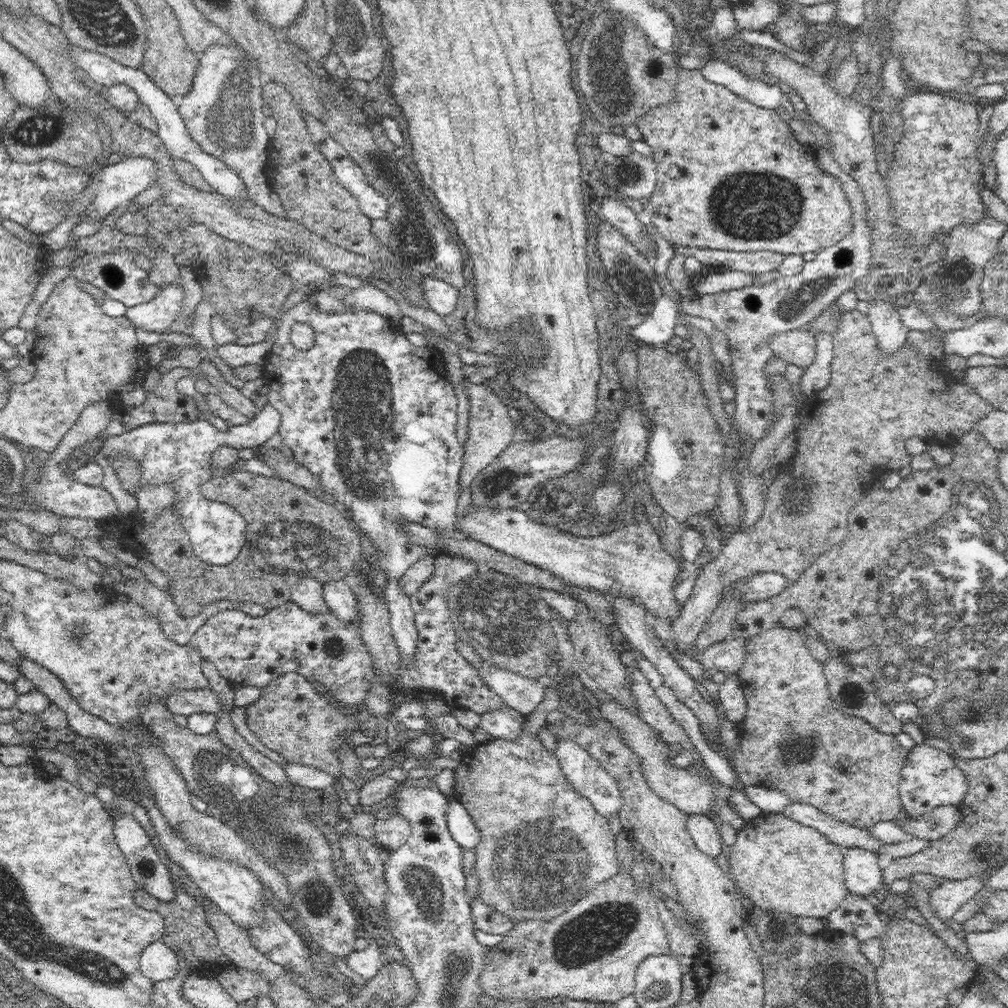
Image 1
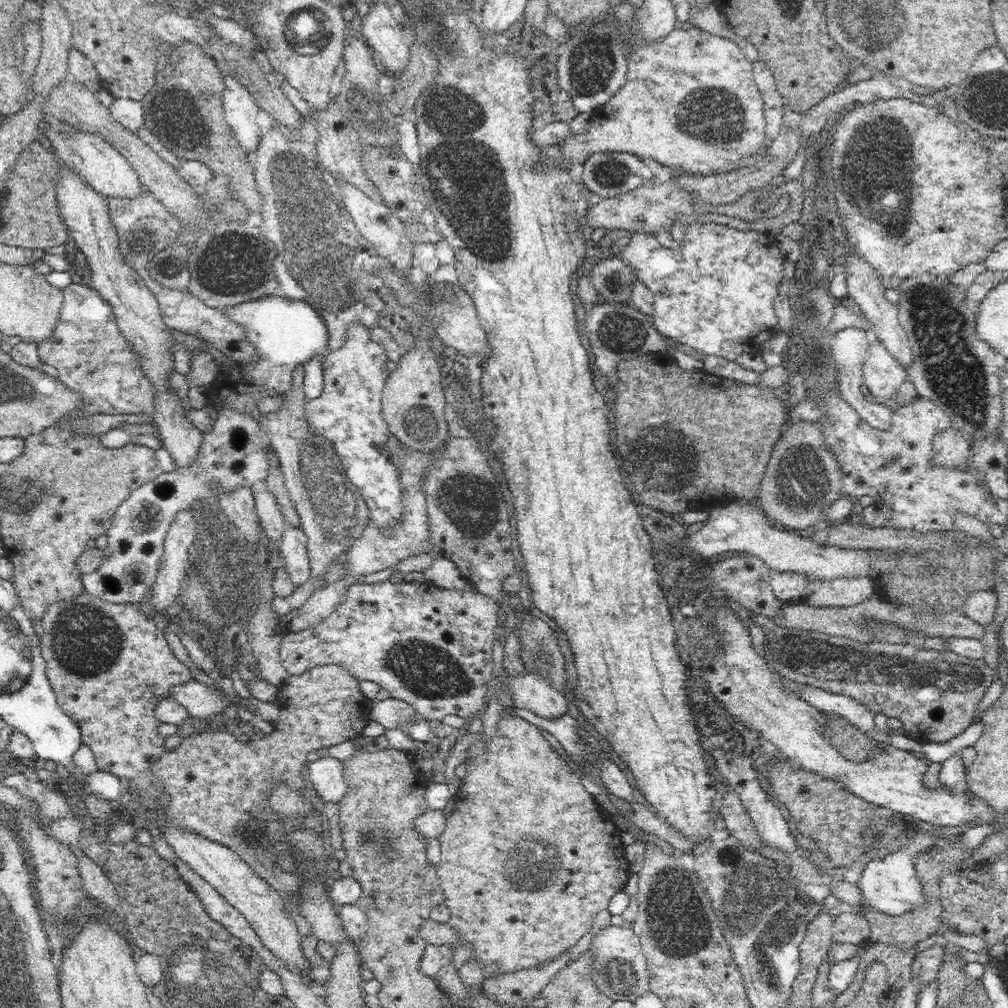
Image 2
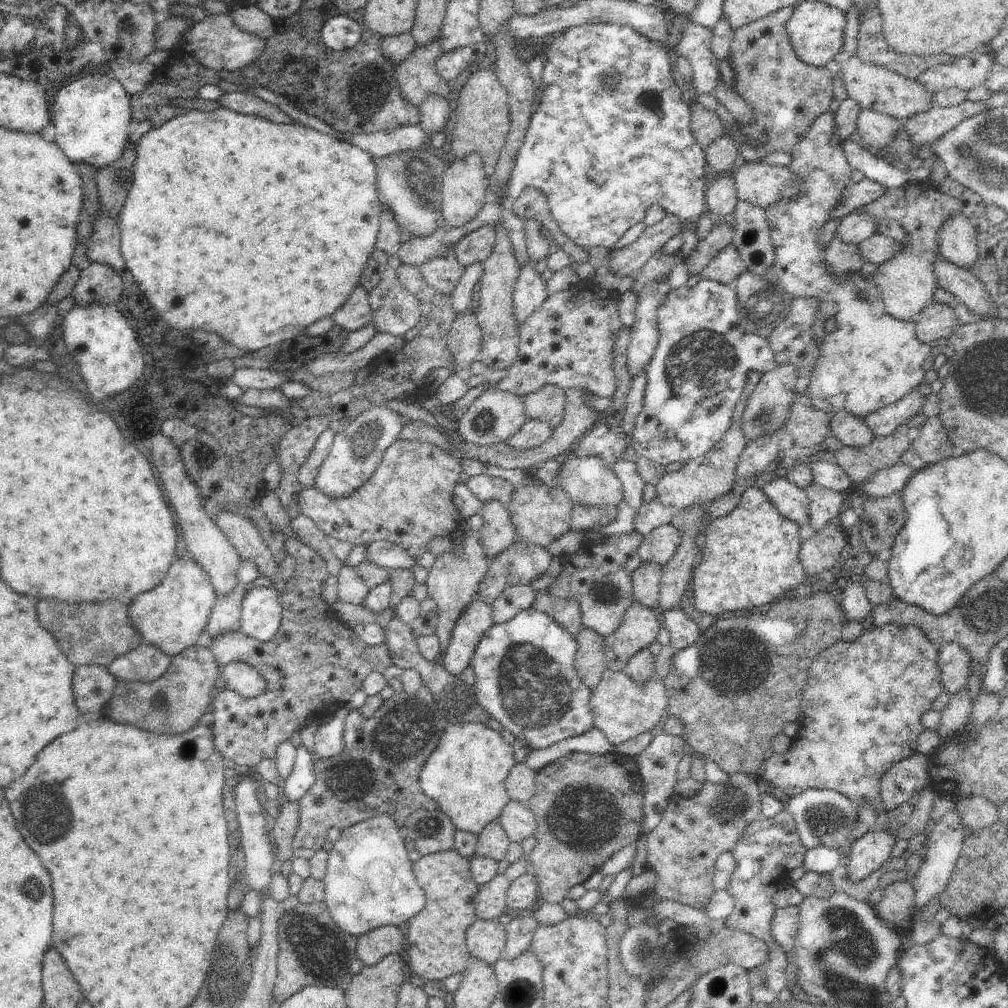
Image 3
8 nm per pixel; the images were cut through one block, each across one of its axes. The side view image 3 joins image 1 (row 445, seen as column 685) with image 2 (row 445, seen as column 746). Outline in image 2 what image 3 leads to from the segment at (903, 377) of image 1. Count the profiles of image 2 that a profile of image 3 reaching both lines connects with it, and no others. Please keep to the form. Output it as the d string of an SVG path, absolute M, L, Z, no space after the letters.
M801 420L795 425L788 424L773 450L762 476L759 490L756 494L757 503L763 508L765 514L775 520L776 526L795 532L806 534L811 528L821 527L827 524L825 510L836 500L843 496L842 471L835 456L827 447L823 428L818 422Z

